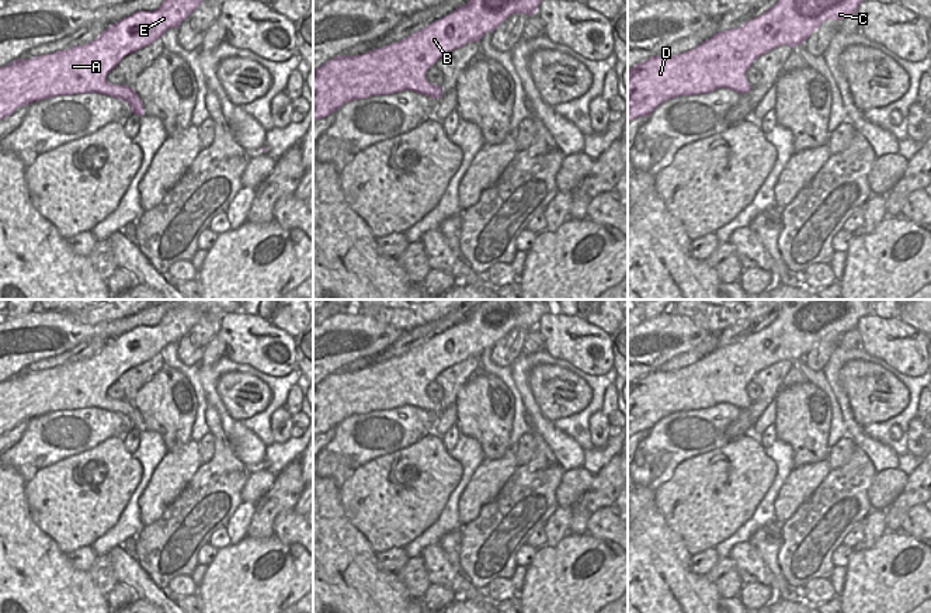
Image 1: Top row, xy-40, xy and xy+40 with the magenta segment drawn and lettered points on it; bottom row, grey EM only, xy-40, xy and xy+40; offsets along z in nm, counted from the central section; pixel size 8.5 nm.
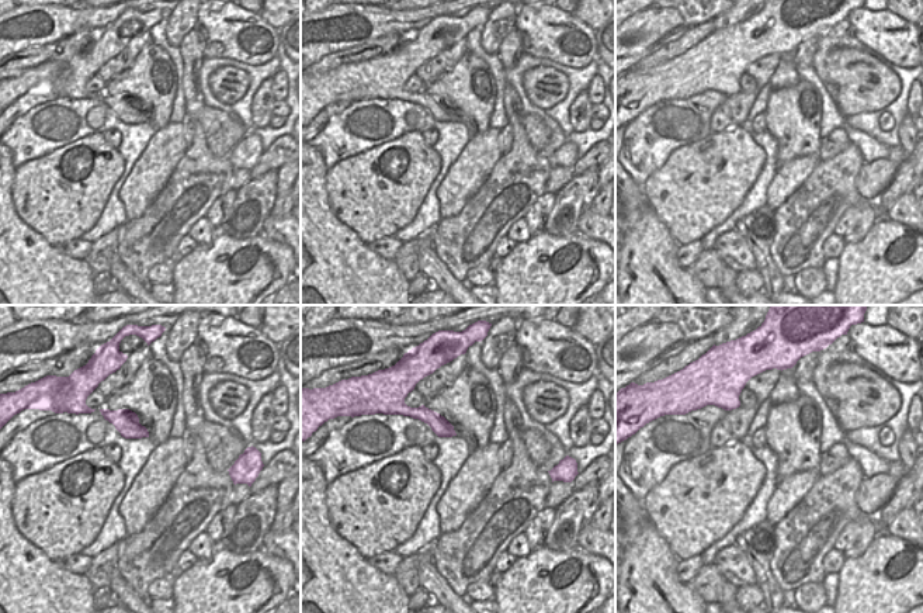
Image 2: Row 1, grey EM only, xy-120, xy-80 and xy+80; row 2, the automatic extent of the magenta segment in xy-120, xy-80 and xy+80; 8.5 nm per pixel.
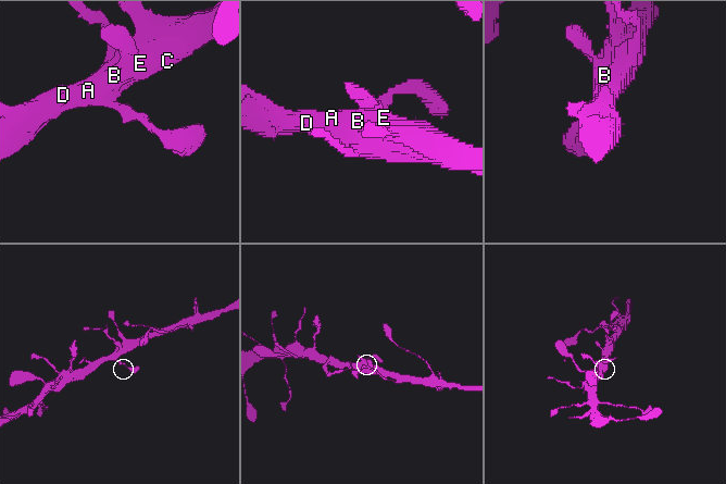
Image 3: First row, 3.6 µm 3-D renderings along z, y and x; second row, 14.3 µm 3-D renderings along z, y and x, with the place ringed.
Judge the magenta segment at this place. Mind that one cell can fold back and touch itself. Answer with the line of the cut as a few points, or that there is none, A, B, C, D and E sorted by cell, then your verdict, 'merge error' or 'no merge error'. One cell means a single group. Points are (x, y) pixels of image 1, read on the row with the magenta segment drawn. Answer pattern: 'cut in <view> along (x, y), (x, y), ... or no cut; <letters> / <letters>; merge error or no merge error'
no cut; A B C D E; no merge error

